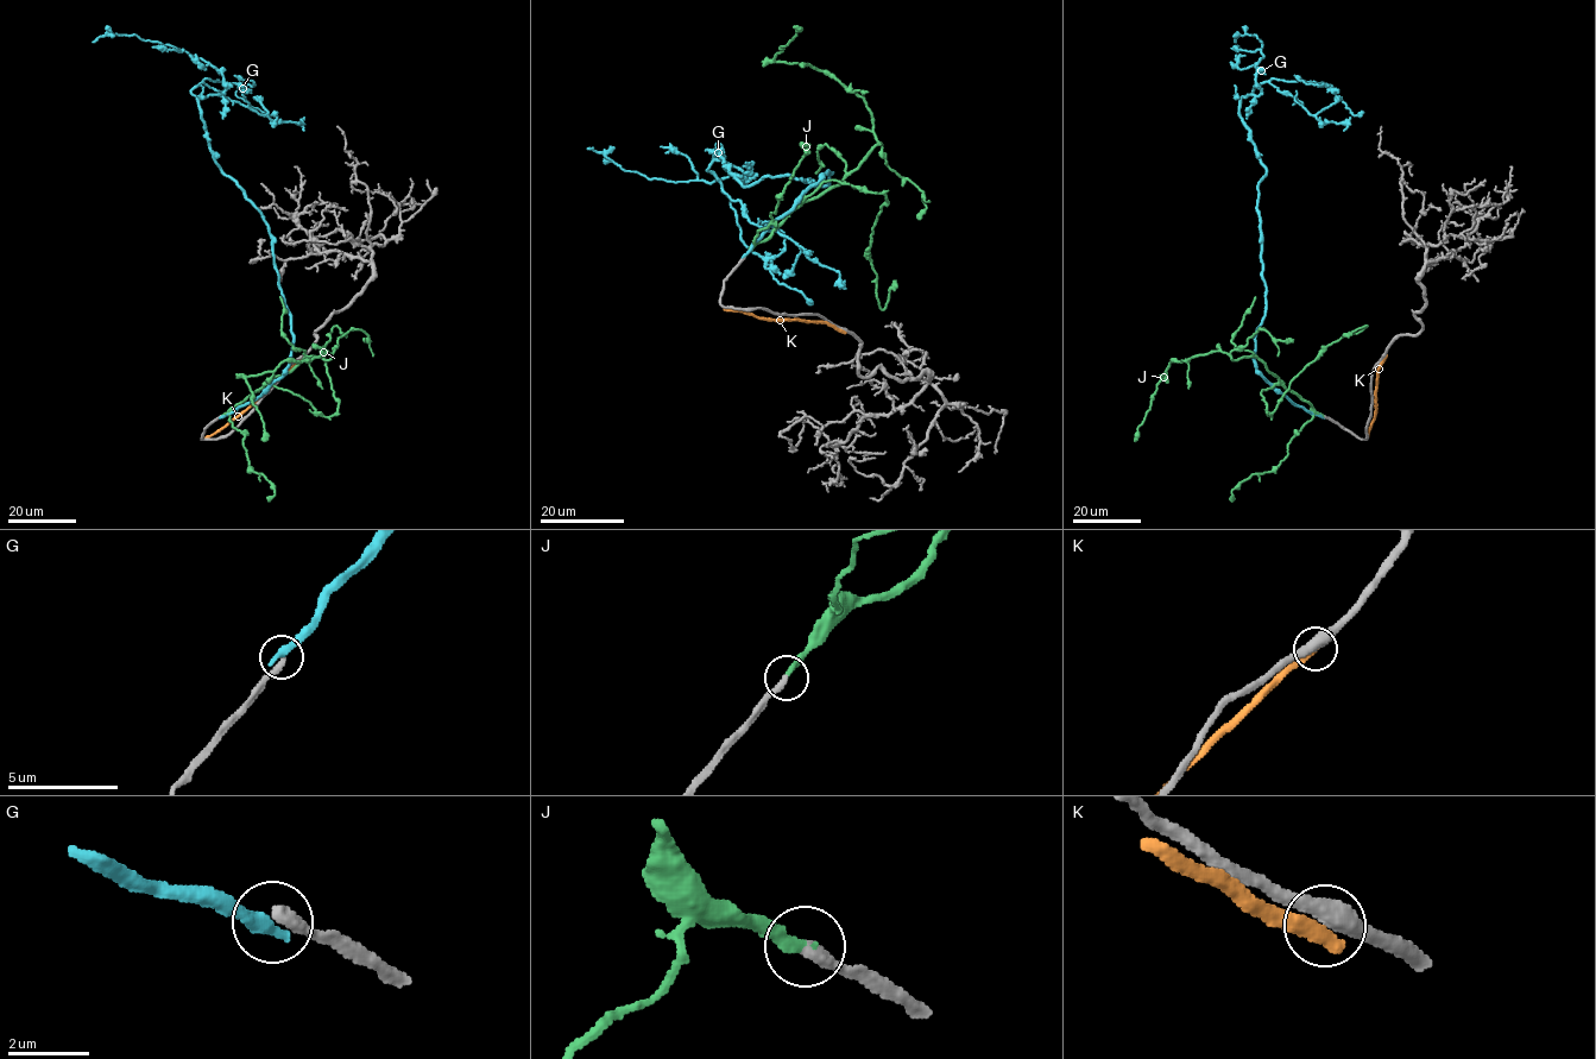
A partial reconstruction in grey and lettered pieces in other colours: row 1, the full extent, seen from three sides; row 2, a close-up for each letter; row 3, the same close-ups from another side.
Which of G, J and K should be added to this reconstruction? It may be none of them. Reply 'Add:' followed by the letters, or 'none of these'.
Add: J

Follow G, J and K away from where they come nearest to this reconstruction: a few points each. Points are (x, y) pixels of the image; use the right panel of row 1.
G: (1323, 416), (1256, 367), (1266, 170), (1240, 100), (1261, 92), (1262, 43), (1235, 42)
J: (1324, 415), (1256, 357), (1232, 359), (1210, 351), (1172, 360), (1135, 441)
K: (1385, 357), (1377, 369), (1376, 410), (1367, 437)

